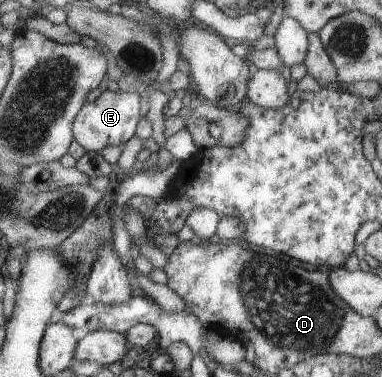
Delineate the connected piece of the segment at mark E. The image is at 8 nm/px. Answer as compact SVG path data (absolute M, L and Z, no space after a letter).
M103 92L94 102L88 102L78 114L73 126L75 141L85 151L102 152L108 147L126 144L136 137L140 116L140 94L130 92Z

